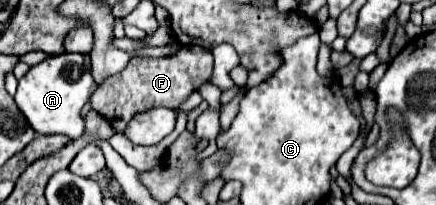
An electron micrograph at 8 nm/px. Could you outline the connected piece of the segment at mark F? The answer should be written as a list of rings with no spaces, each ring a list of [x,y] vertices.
[[[182,46],[174,56],[146,58],[138,56],[128,66],[106,78],[90,96],[90,108],[102,114],[116,132],[124,132],[134,114],[146,112],[154,106],[166,106],[178,110],[188,96],[198,90],[212,76],[212,52],[202,46]]]

